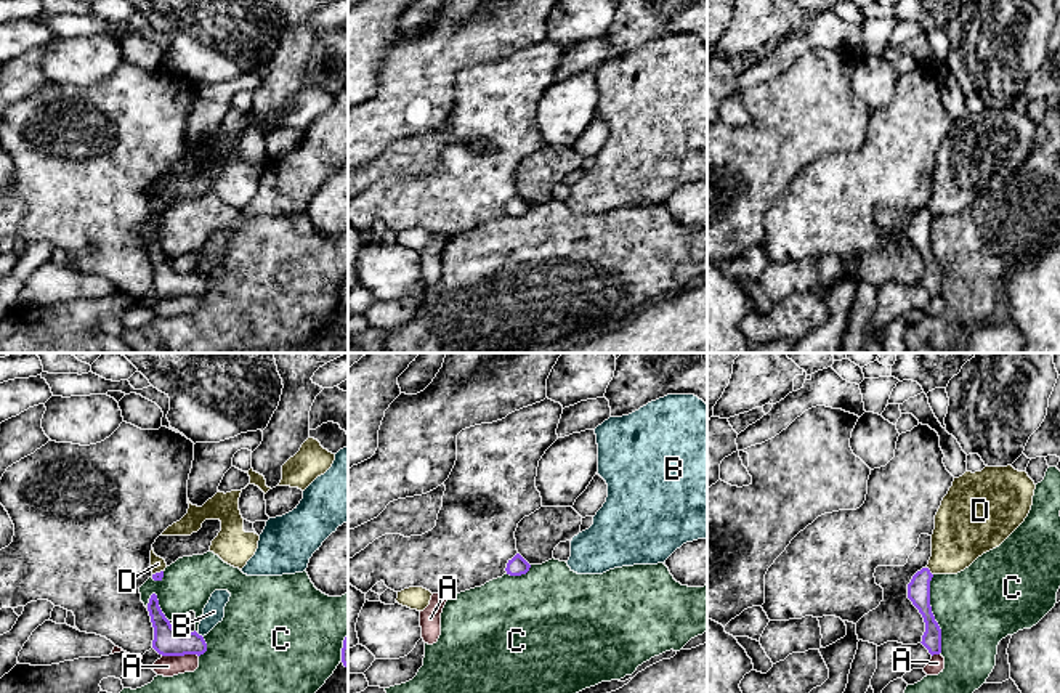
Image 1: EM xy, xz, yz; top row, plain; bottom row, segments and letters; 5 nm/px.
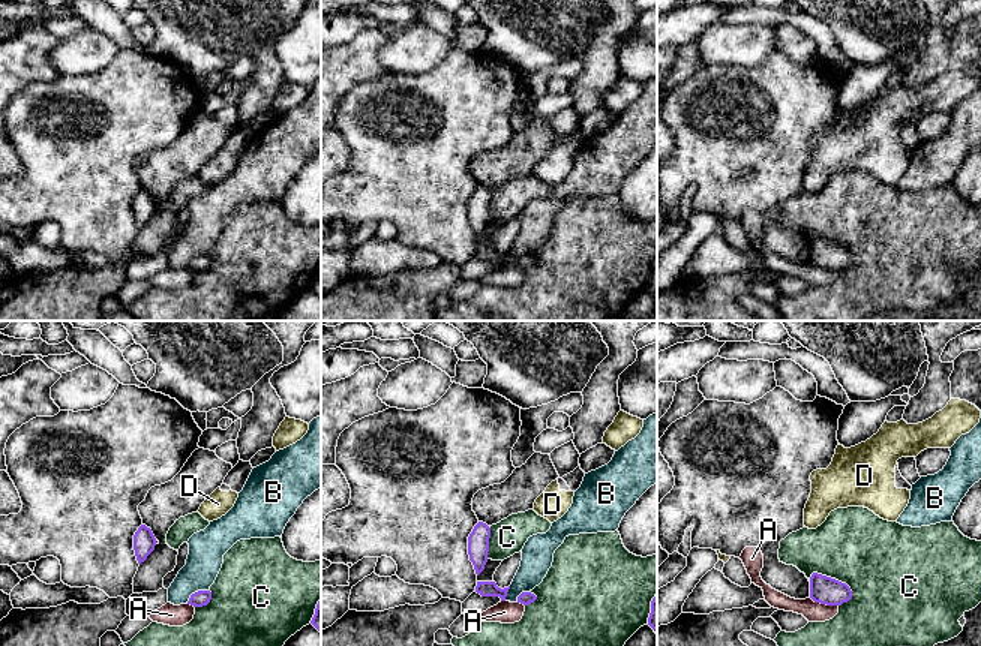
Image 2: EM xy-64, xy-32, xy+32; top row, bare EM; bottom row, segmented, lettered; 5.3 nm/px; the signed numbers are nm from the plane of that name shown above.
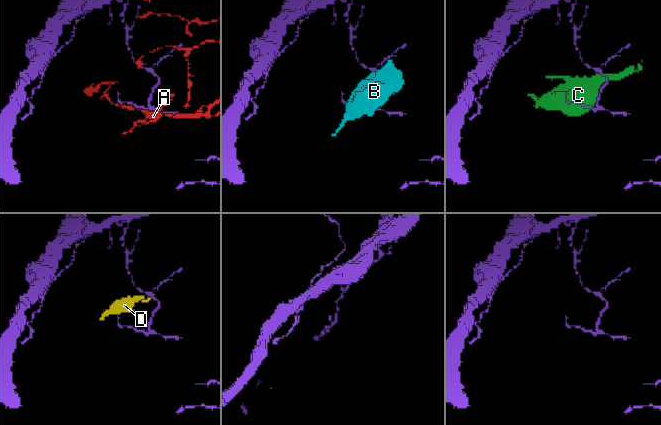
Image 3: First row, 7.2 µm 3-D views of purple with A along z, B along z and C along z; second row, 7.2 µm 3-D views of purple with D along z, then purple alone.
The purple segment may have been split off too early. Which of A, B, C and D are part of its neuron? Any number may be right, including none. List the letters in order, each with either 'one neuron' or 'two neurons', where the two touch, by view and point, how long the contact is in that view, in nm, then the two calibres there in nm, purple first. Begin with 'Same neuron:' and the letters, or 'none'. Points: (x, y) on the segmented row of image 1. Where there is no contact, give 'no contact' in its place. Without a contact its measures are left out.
Same neuron: none
A: two neurons | xy (180, 655) | 180 nm | 140/110 nm
B: two neurons | xy (201, 636) | 40 nm | 140/110 nm
C: two neurons | yz (932, 615) | 400 nm | 110/400 nm
D: two neurons | yz (929, 571) | 50 nm | 110/280 nm

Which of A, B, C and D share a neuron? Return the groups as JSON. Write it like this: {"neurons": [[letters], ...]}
{"neurons": [["A"], ["B"], ["C"], ["D"]]}

